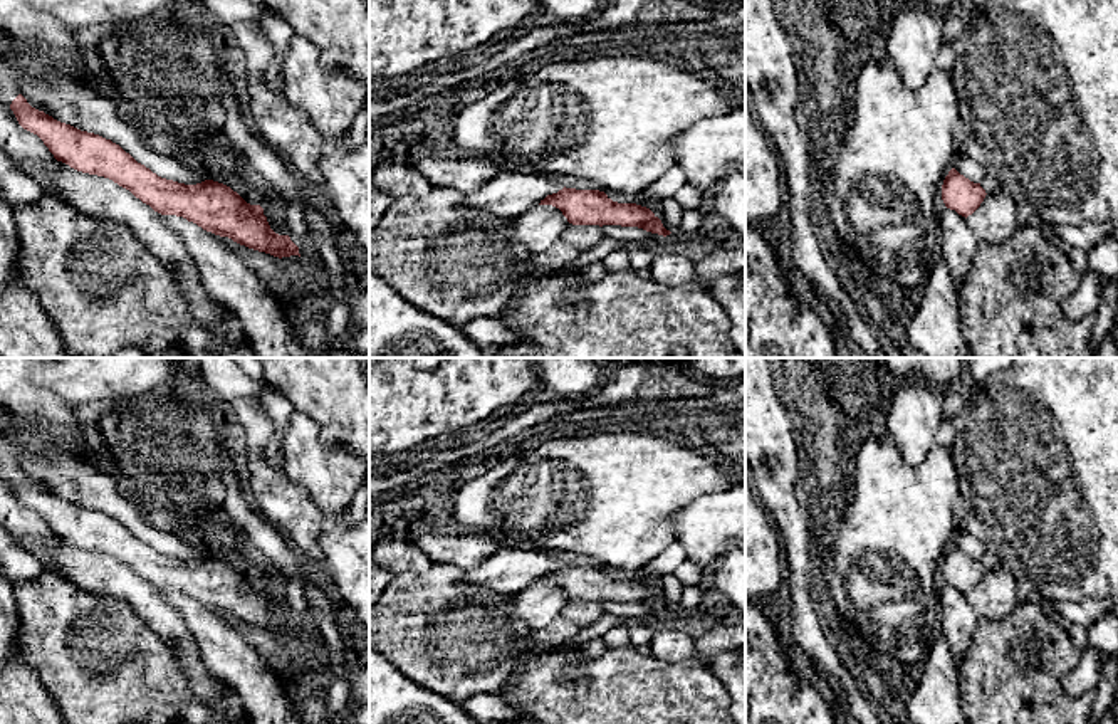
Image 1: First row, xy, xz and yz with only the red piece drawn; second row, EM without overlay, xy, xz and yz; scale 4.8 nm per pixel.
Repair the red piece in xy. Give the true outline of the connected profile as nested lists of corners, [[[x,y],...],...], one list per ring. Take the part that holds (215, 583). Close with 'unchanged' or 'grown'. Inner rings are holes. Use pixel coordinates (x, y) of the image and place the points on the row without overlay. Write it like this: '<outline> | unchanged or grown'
[[[2,433],[0,475],[24,506],[44,517],[57,538],[112,556],[161,591],[183,593],[206,608],[279,635],[300,633],[289,611],[270,605],[264,585],[247,580],[230,563],[213,556],[185,561],[161,554],[111,516],[81,507],[32,484],[18,469],[15,445]]] | grown

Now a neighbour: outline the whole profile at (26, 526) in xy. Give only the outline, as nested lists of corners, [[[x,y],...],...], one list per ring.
[[[2,475],[0,526],[20,548],[35,556],[44,564],[45,571],[55,573],[52,551],[57,548],[59,538],[37,511],[18,501],[13,487]]]

